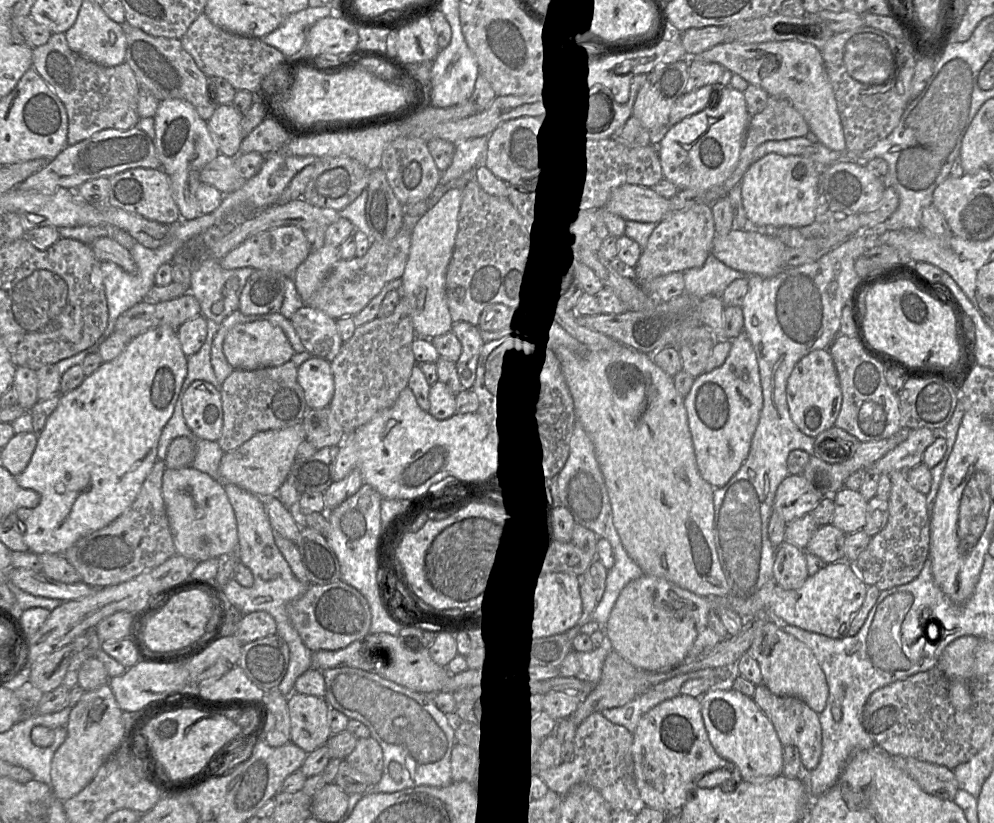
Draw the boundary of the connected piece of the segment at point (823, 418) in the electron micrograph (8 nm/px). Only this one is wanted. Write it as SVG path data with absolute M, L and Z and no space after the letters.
M819 349L802 357L794 366L786 386L792 421L807 436L815 438L832 428L842 406L842 392L829 349Z

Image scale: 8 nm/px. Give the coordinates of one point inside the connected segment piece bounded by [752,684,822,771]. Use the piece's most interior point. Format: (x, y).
(796, 724)

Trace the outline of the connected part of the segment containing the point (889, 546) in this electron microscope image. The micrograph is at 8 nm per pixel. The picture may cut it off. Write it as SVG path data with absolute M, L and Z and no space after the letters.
M896 470L888 474L891 482L888 522L881 532L871 538L854 563L863 582L868 587L876 586L880 591L913 581L929 555L930 520L926 495L909 484L906 472Z

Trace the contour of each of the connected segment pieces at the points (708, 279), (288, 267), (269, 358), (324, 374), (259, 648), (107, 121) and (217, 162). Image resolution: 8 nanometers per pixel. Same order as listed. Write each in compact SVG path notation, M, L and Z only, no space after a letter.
M712 253L700 268L691 268L683 272L685 293L698 298L720 295L734 280L747 278L749 275L732 269L718 260Z
M282 226L250 237L218 261L222 268L227 270L252 267L255 270L274 270L286 276L293 276L308 255L309 246L304 231L297 226Z
M258 320L233 326L224 338L223 353L227 362L236 370L258 370L283 365L291 360L295 351L279 326Z
M312 356L298 367L297 381L303 389L309 409L329 406L334 395L334 379L331 363Z
M278 634L244 644L238 665L264 692L277 689L289 665L289 647Z
M52 33L48 42L33 48L33 67L64 104L68 115L67 144L74 145L103 129L128 130L137 125L140 88L127 62L117 66L102 66L73 52L65 33Z
M219 153L201 169L200 182L217 188L224 195L240 189L248 179L240 174L234 158Z

